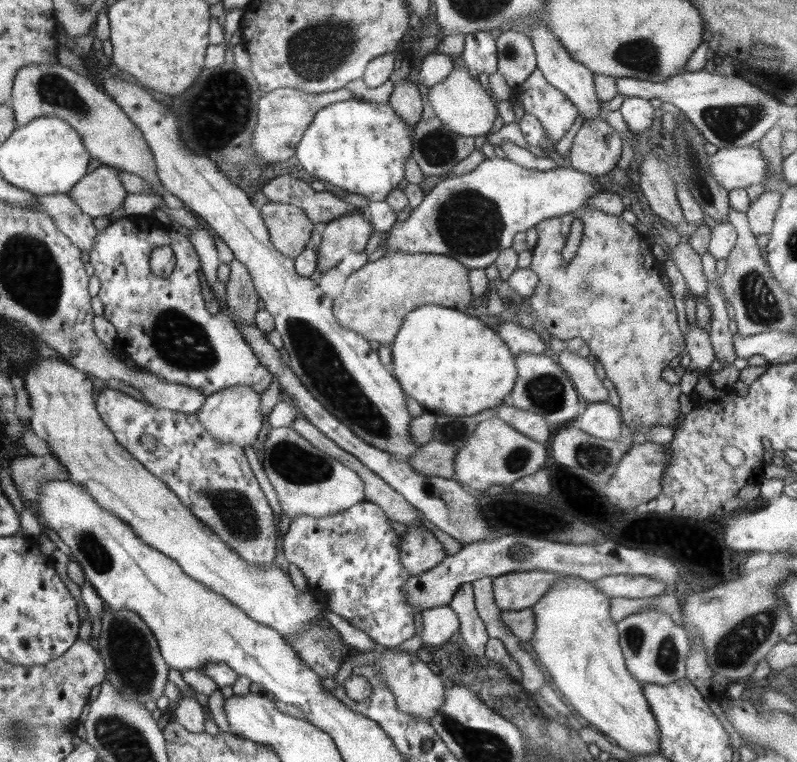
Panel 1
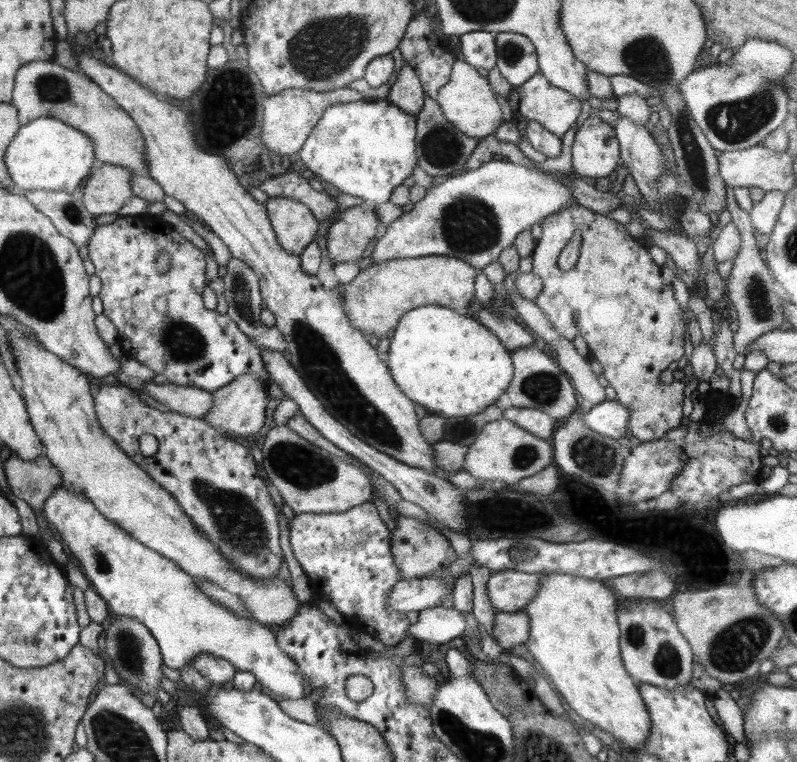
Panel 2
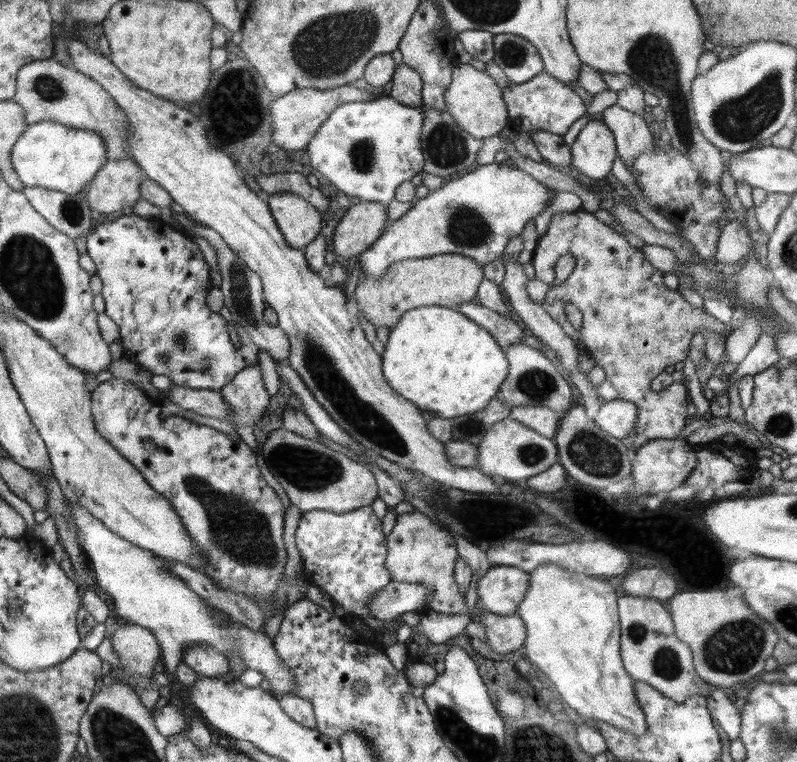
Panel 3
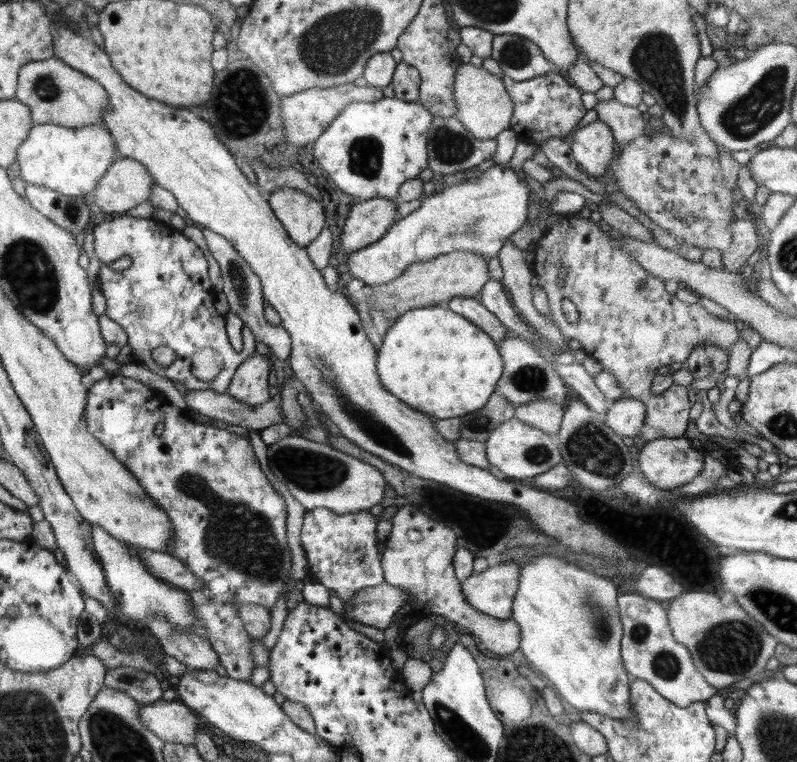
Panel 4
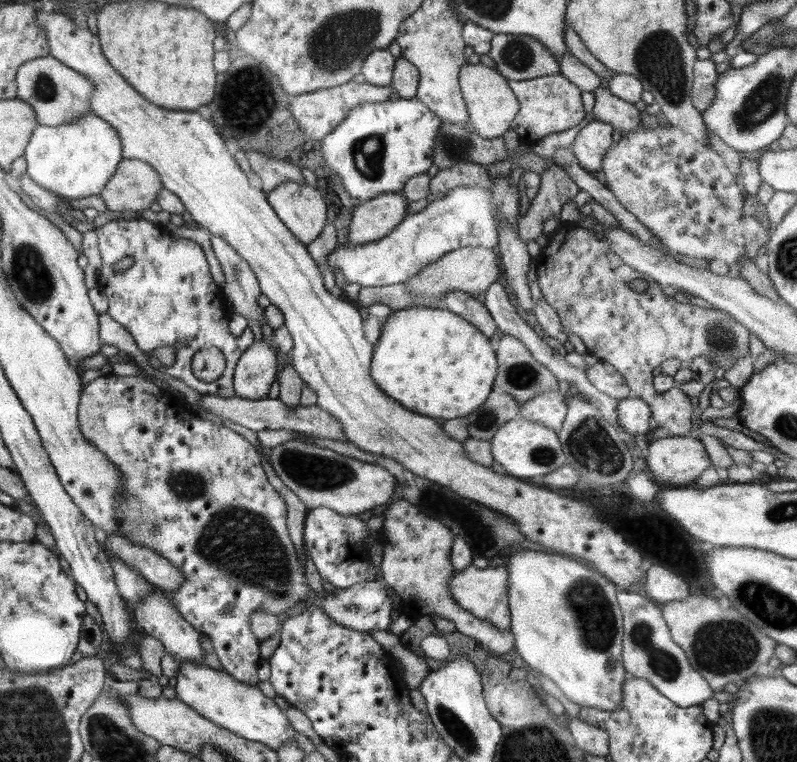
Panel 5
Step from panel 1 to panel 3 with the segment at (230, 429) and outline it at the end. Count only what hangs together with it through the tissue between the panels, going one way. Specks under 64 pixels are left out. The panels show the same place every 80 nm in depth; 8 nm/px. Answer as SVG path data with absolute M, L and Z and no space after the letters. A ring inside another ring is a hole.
M248 366L238 372L219 393L234 414L234 425L254 426L269 406L270 397L259 366Z

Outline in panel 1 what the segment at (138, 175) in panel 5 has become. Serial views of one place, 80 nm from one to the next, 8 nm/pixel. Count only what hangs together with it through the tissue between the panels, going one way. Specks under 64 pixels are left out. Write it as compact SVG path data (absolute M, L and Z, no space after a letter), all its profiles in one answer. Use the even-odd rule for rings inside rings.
M100 165L93 172L86 173L71 189L68 195L76 204L92 218L100 216L108 217L115 210L123 206L127 192L119 177L119 172L115 167Z

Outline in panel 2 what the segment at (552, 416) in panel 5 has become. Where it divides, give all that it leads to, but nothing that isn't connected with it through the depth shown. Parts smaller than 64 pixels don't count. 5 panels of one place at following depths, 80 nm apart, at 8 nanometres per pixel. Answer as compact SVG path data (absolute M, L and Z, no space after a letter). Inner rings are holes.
M504 403L503 416L520 428L535 434L538 438L552 442L557 422L546 411L511 407Z

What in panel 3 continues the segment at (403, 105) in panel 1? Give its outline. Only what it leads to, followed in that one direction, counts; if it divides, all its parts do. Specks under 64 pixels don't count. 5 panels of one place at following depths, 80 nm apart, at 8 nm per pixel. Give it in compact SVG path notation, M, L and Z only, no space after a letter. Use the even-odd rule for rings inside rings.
M400 64L395 68L392 80L390 96L405 105L411 107L422 106L421 88L423 85L421 76L407 64Z

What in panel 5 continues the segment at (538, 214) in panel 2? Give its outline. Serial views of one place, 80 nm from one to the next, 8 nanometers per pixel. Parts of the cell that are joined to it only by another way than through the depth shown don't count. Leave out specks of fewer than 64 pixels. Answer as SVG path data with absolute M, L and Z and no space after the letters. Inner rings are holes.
M499 175L491 178L490 188L479 186L456 187L447 192L442 199L435 199L428 203L424 210L417 213L408 213L396 228L382 238L365 242L361 245L337 246L328 253L327 268L339 268L345 276L347 283L356 282L363 286L388 286L388 284L406 283L413 276L416 276L423 268L436 262L446 253L464 247L484 247L487 249L496 248L498 244L498 225L506 221L516 227L520 220L519 201L520 196L516 187L512 187L509 175Z

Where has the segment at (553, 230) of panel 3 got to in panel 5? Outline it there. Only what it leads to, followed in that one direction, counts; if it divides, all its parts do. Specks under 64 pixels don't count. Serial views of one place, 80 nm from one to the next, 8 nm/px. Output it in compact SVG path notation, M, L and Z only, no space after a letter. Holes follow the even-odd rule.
M565 222L548 239L547 245L537 256L537 280L543 299L558 313L562 332L578 336L588 355L596 356L603 363L612 364L612 368L625 378L626 386L630 388L629 397L644 400L650 406L652 427L664 426L670 430L670 436L690 435L693 414L690 397L677 386L667 392L656 392L653 370L670 358L688 363L694 358L704 357L711 360L716 368L722 367L728 372L740 357L750 354L749 330L727 312L678 302L674 297L664 295L660 284L624 264L594 229L584 229L578 222ZM634 280L638 280L641 287L631 288L629 282Z

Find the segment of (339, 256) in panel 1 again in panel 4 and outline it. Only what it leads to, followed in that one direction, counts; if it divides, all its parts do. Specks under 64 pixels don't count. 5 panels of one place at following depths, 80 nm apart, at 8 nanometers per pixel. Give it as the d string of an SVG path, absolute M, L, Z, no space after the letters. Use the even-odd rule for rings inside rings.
M387 198L360 200L351 206L341 234L343 249L351 253L377 241L396 221L397 204Z

